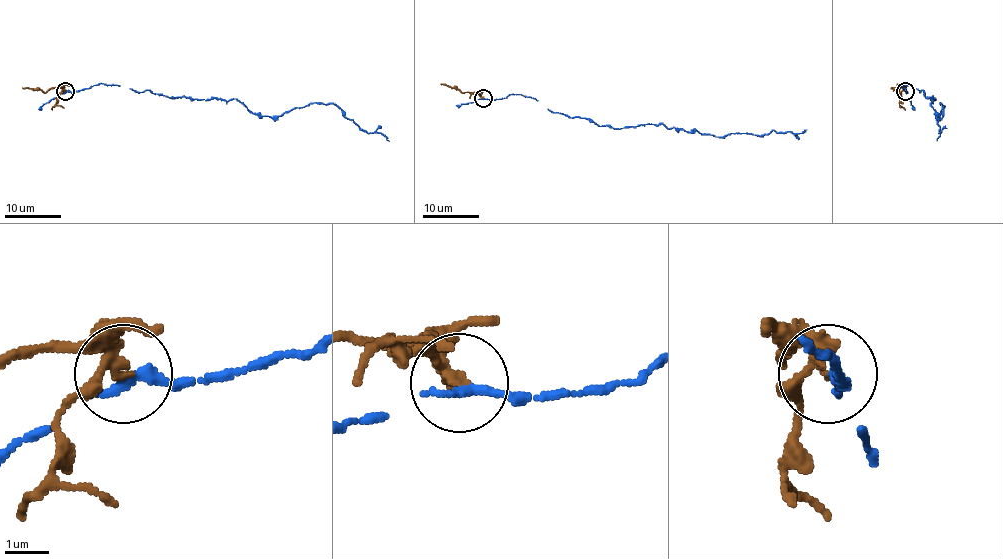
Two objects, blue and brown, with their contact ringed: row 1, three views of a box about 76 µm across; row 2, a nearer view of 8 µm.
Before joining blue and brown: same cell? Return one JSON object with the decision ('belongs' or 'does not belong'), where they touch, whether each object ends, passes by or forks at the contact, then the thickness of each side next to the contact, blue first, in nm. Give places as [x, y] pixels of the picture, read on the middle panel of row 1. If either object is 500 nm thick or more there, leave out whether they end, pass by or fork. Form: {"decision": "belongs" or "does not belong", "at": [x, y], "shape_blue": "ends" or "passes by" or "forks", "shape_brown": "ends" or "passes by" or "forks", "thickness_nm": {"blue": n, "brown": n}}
{"decision": "does not belong", "at": [483, 98], "shape_blue": "ends", "shape_brown": "passes by", "thickness_nm": {"blue": 280, "brown": 200}}

